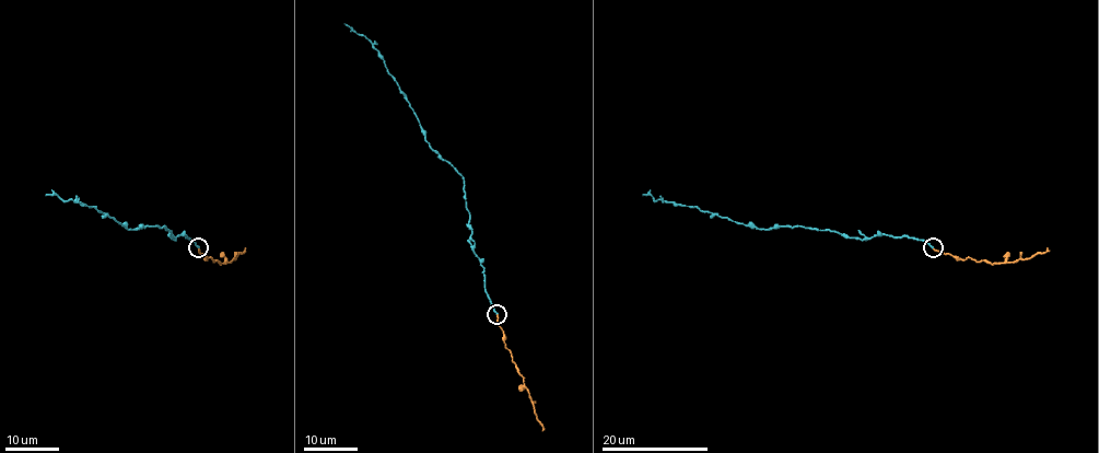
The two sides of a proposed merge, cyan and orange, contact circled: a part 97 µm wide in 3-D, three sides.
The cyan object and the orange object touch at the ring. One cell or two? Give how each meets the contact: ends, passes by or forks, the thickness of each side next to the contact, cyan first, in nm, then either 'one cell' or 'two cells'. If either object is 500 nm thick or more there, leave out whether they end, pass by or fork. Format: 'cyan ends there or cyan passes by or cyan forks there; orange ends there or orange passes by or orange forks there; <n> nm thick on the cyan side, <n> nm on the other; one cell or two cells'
cyan ends there; orange ends there; 200 nm thick on the cyan side, 180 nm on the other; two cells

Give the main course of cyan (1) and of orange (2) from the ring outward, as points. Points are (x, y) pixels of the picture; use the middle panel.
1: (497, 314), (486, 290), (483, 267), (474, 251), (464, 178), (427, 141), (383, 57), (364, 35), (343, 23)
2: (497, 314), (505, 346), (544, 429)

